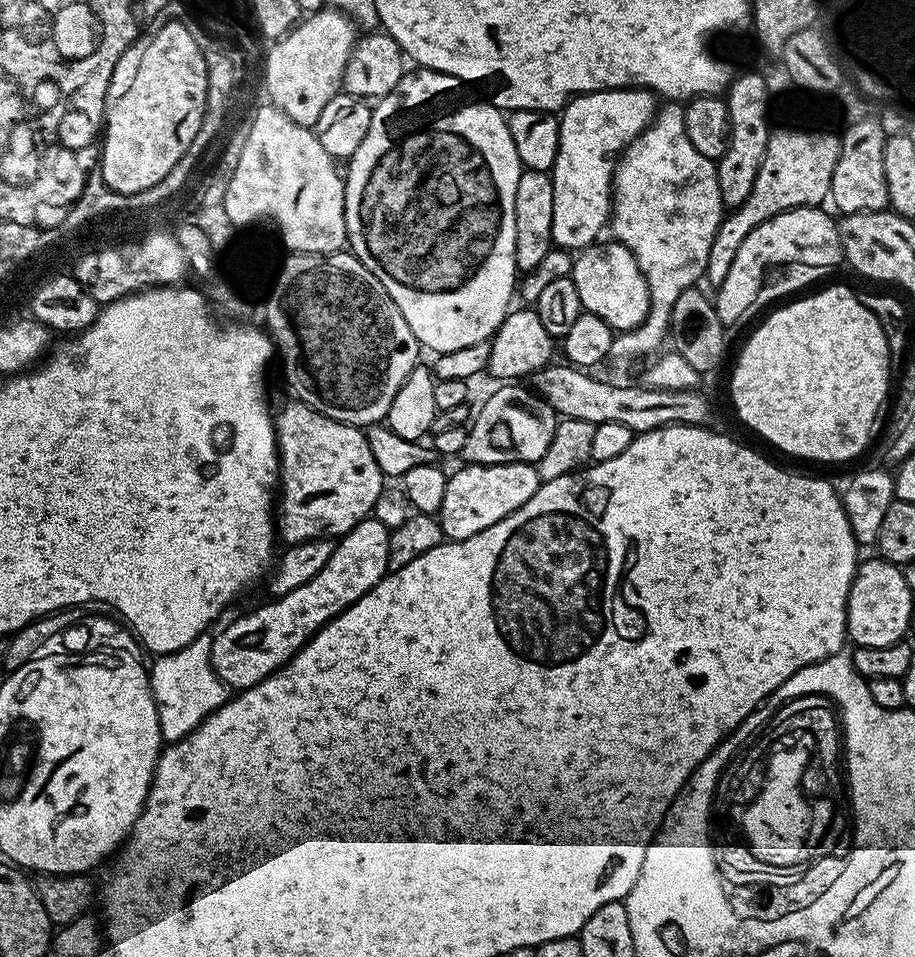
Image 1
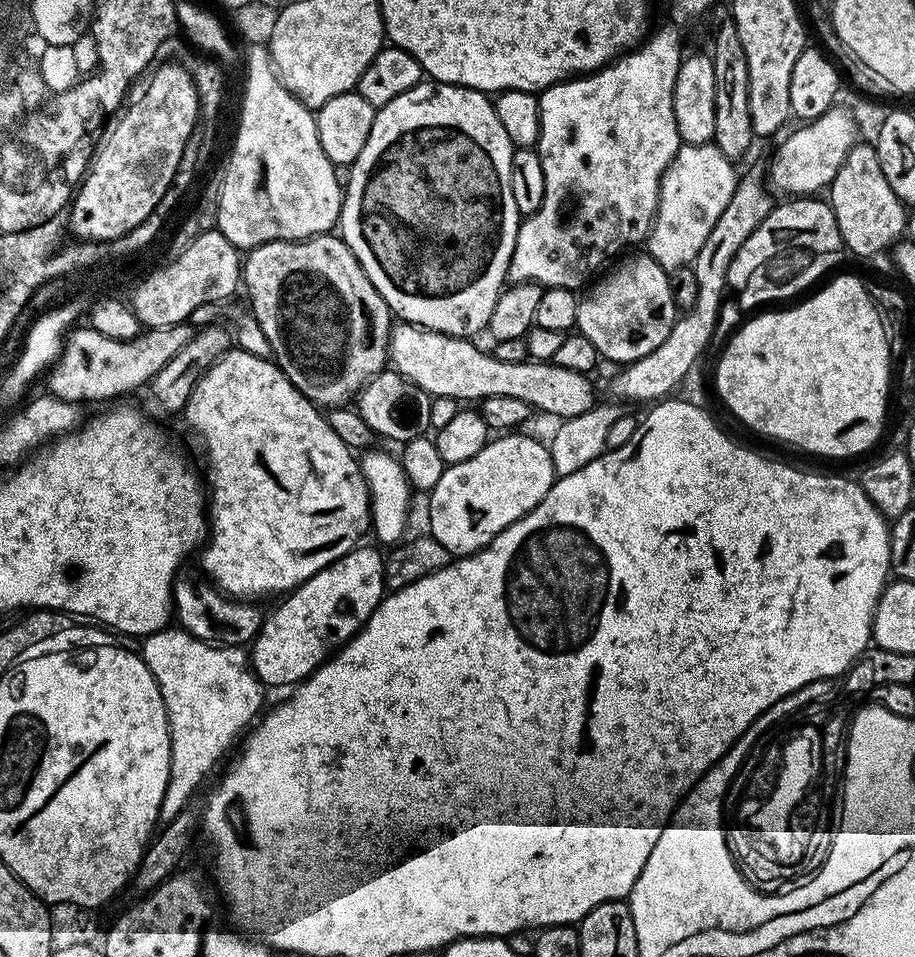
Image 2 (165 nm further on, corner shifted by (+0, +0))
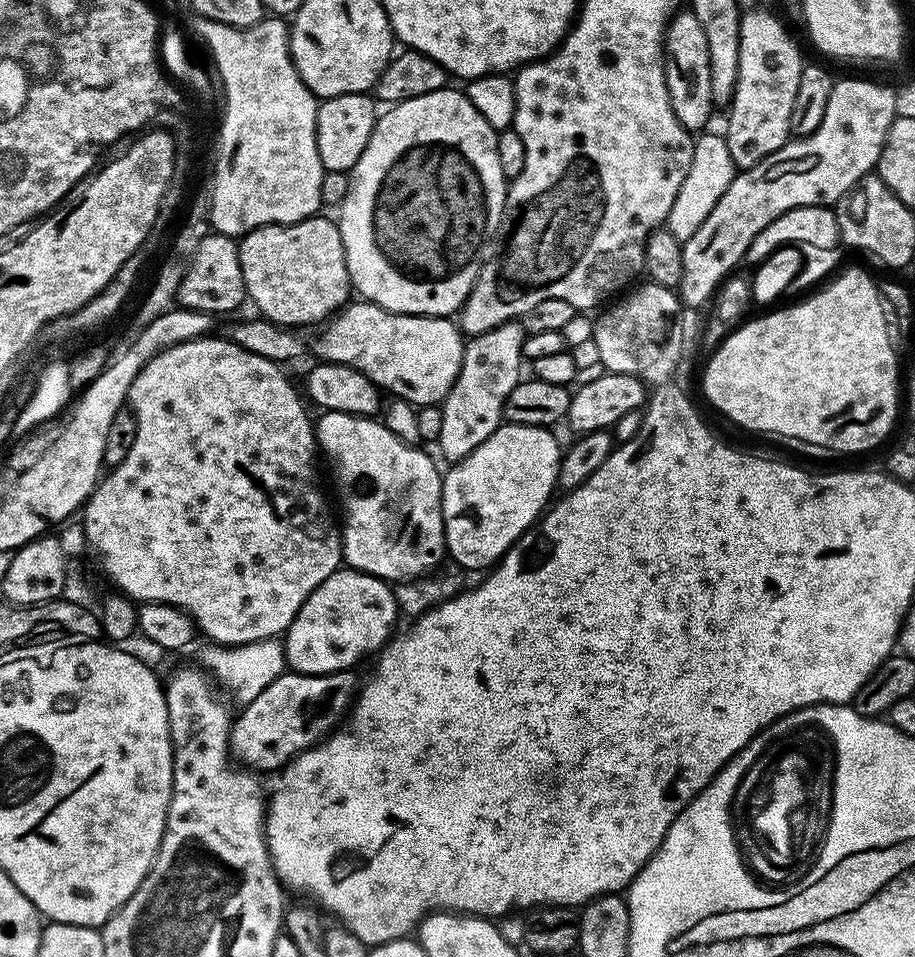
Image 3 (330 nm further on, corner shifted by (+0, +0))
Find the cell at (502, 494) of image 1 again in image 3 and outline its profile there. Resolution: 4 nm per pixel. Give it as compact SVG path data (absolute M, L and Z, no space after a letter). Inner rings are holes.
M501 423L482 446L478 446L464 460L455 461L442 476L442 514L444 515L444 543L446 552L455 563L466 570L488 570L500 557L539 521L557 491L556 475L560 469L562 447L547 428Z

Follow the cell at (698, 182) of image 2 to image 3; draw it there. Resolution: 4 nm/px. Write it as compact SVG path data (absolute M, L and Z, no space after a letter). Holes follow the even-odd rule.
M700 134L695 137L694 158L690 162L690 170L686 173L686 182L682 182L682 190L678 190L678 198L674 198L674 206L670 206L670 214L666 221L666 231L674 234L674 238L678 238L682 242L691 238L694 230L698 230L698 226L702 226L702 222L706 222L706 214L710 214L710 210L714 210L714 206L718 206L718 198L722 198L722 194L726 194L726 186L730 186L733 176L738 171L736 165L732 163L728 143L725 142L723 135L704 135L708 134Z

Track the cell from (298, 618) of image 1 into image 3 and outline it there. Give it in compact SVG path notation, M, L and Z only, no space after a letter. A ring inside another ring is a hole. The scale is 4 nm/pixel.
M341 566L302 602L297 616L293 618L287 631L284 632L282 636L284 663L293 672L301 672L311 676L355 669L357 667L355 664L363 656L370 655L369 657L371 657L373 654L379 653L380 649L388 643L397 627L397 625L395 626L396 616L398 617L396 593L385 581L360 572L357 568Z

